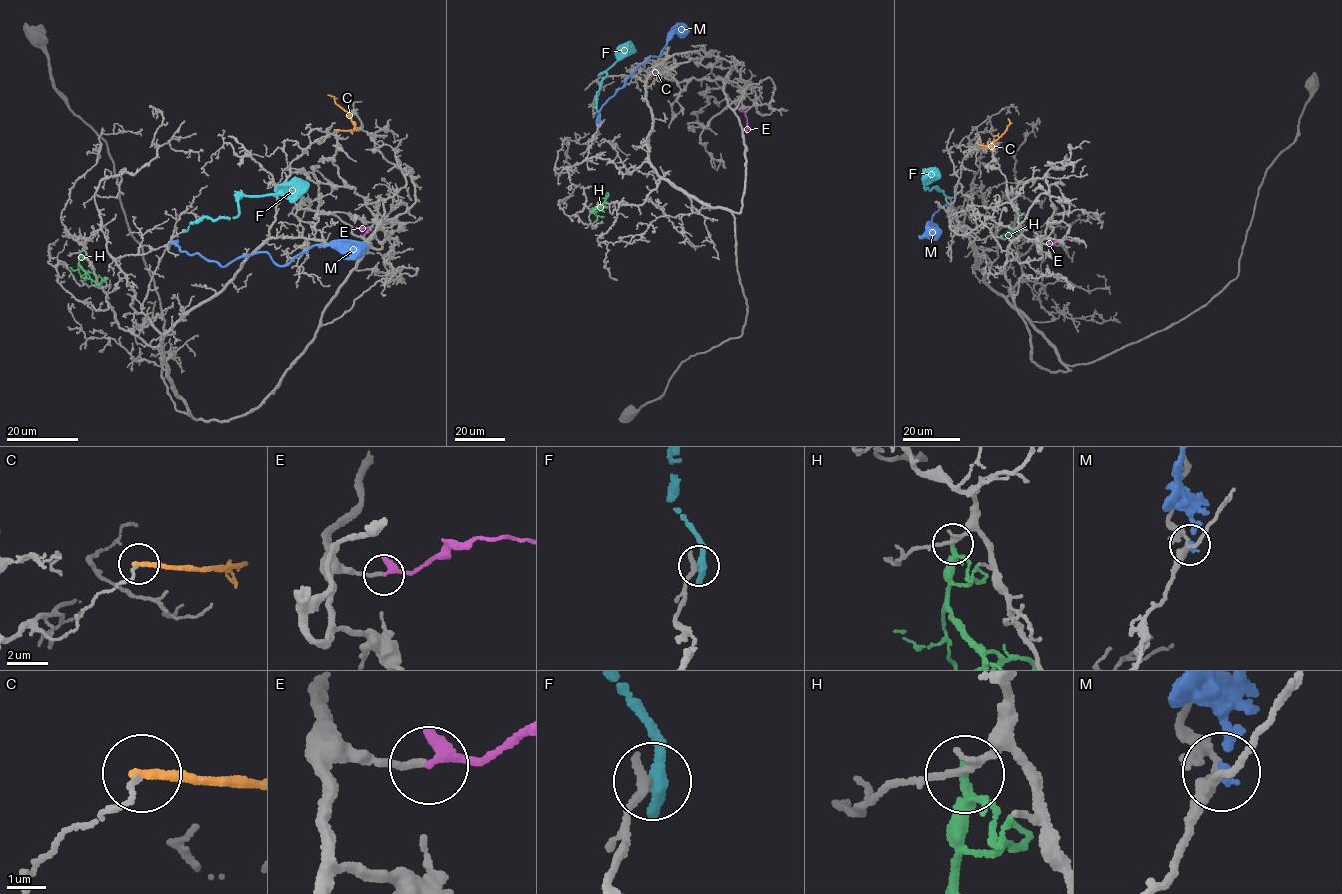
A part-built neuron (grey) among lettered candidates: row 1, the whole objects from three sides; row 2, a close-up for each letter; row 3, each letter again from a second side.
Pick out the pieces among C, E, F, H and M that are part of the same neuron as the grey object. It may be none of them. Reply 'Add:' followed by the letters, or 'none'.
Add: none

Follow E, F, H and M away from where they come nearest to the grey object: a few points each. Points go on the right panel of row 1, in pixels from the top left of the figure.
E: (1048, 244), (1064, 239), (1082, 240)
F: (950, 198), (935, 187), (925, 190), (925, 178), (930, 174), (934, 180), (933, 173)
H: (1019, 212), (1008, 236), (1002, 239), (995, 235)
M: (953, 206), (935, 211), (930, 227), (927, 222), (924, 234), (936, 224), (928, 227), (938, 235)

